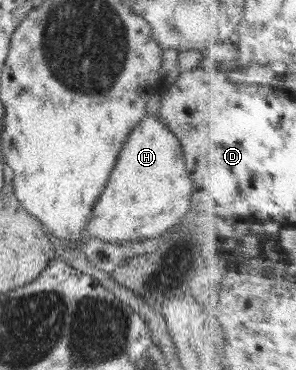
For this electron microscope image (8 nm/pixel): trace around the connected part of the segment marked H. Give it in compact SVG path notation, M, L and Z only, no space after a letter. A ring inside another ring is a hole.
M147 114L124 141L108 183L89 215L85 233L112 244L160 237L191 211L192 192L180 141L157 115Z

